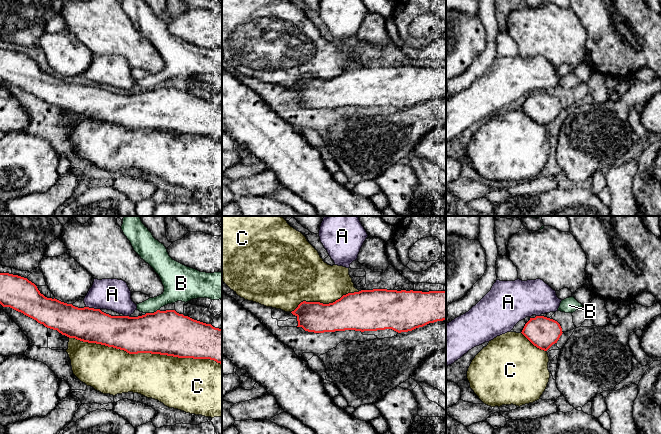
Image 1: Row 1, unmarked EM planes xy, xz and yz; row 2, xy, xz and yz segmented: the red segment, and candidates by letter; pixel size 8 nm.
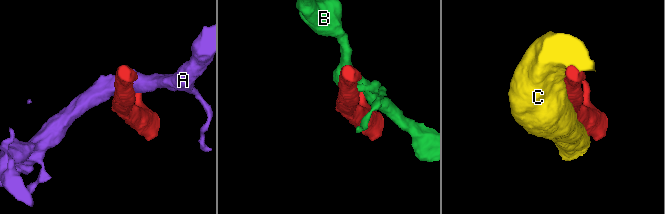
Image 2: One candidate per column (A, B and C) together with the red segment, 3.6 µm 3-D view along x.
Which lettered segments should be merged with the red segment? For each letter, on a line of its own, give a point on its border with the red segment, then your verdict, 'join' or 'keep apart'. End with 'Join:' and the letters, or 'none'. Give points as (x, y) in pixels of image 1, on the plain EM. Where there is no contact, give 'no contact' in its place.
A: contact xy (93, 84); keep apart
B: contact xy (152, 89); keep apart
C: contact xy (145, 128); join
Join: C

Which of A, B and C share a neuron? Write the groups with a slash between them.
A / B / C

